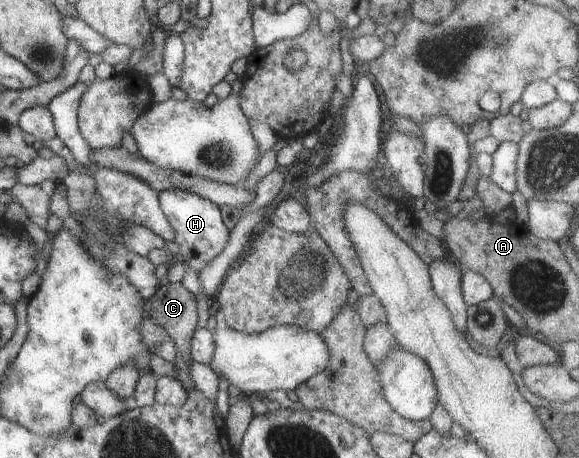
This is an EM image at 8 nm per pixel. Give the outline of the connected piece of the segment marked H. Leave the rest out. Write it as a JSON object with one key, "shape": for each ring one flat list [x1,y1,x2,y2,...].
{"shape":[[164,190,158,193,160,208,174,233,170,238,180,246,180,255,195,273,200,272,226,247,229,230,223,222,220,207,186,190]]}

